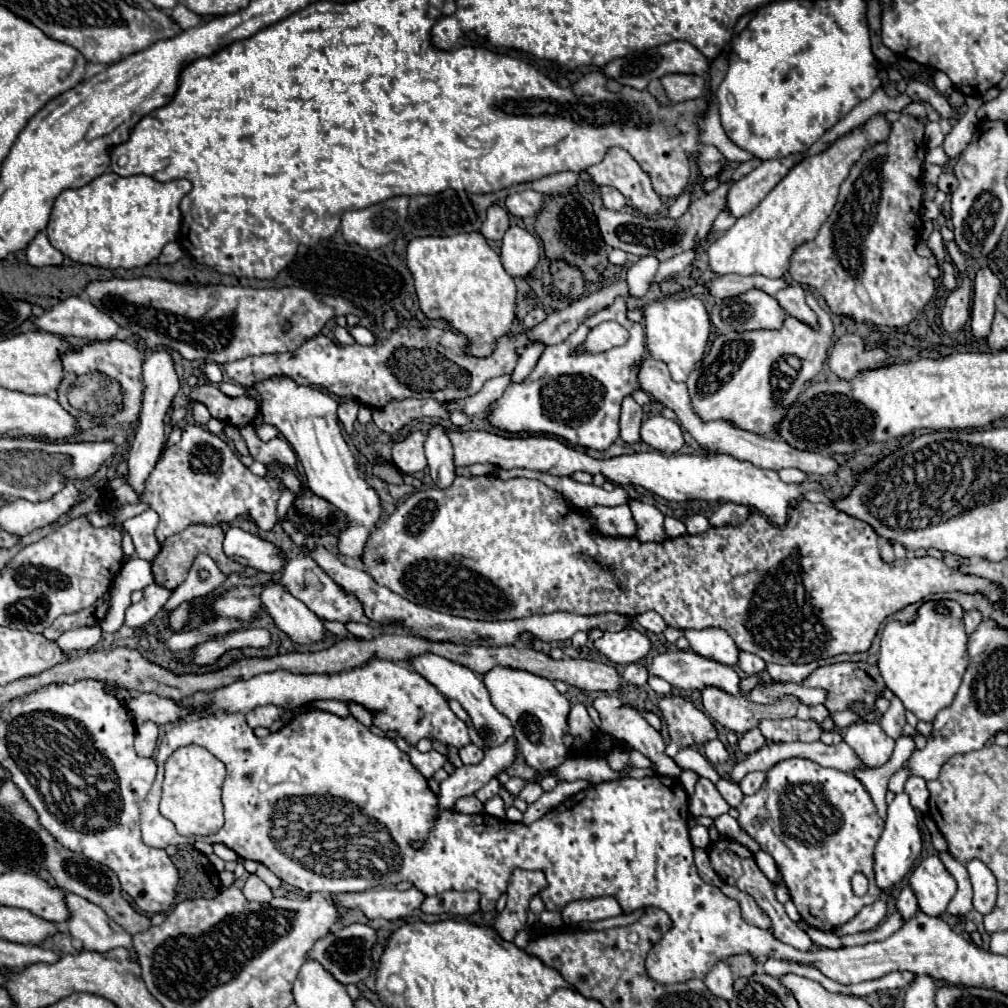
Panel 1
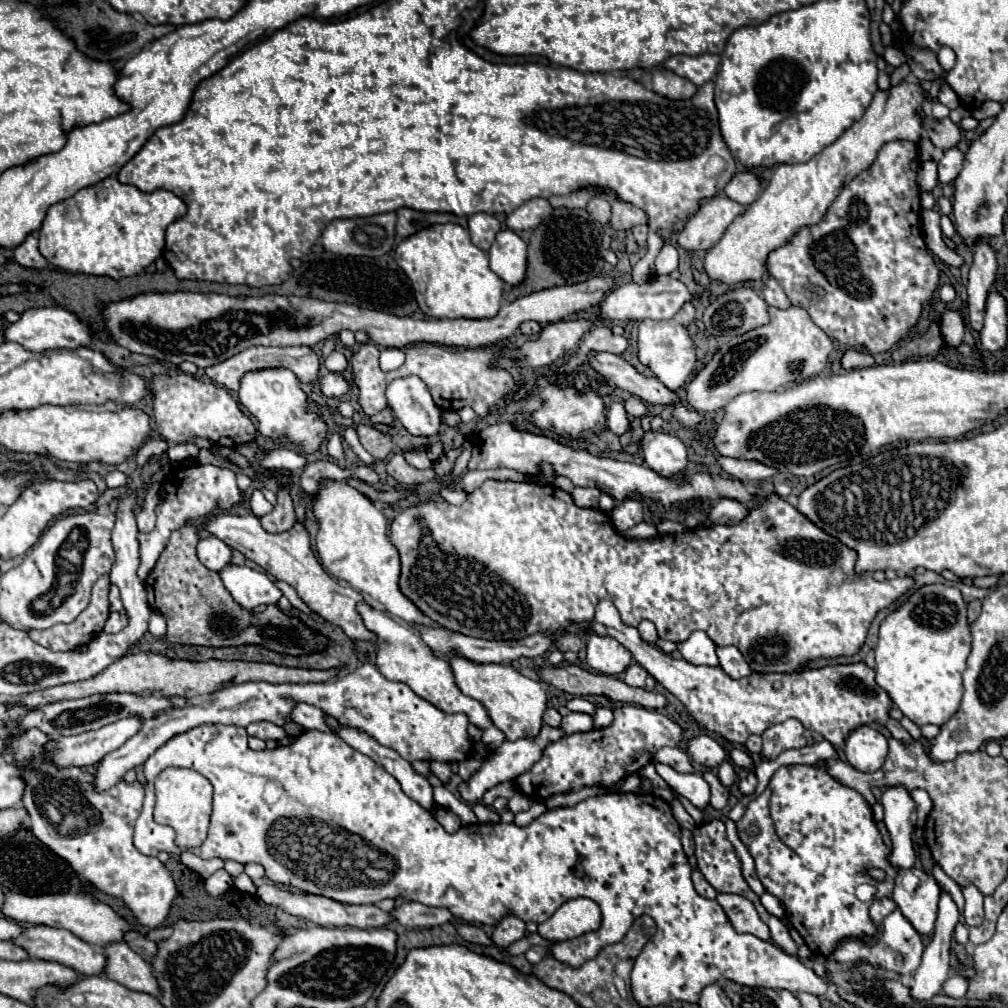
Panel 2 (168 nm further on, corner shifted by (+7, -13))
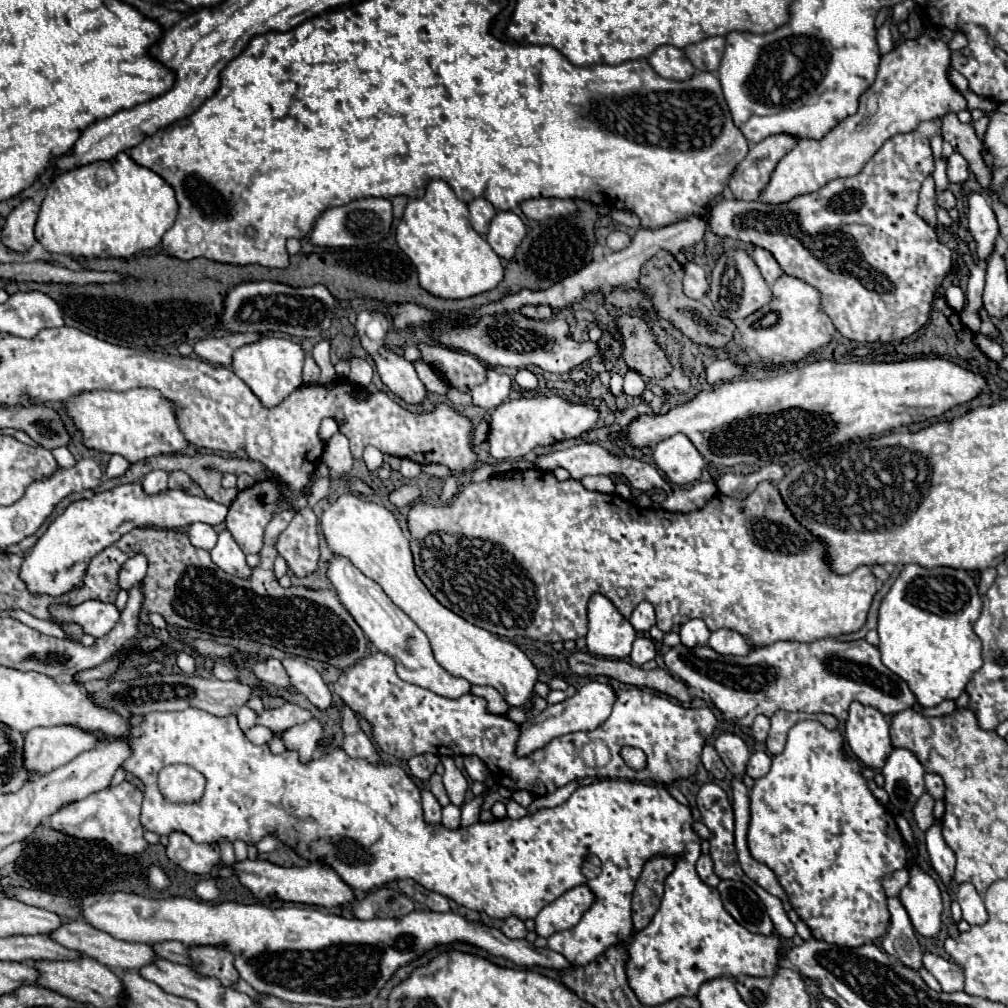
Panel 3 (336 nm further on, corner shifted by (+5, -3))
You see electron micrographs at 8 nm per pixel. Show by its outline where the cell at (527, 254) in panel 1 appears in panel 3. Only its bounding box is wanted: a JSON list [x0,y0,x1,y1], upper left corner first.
[486,212,526,260]

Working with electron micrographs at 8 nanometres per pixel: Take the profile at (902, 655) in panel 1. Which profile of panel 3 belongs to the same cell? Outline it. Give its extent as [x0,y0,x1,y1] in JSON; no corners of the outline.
[878,564,982,708]

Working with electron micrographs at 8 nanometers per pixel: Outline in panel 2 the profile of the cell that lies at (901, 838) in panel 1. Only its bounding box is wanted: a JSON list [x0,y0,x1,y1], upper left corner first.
[882,788,916,868]

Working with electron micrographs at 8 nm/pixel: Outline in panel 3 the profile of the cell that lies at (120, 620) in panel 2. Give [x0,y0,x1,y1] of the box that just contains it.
[50,600,120,638]

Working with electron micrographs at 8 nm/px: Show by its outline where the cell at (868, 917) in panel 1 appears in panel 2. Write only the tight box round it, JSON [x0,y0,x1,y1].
[870,898,896,926]

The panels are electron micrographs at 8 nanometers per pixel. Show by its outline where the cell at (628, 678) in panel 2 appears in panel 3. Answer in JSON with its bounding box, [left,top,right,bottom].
[630,634,656,664]

